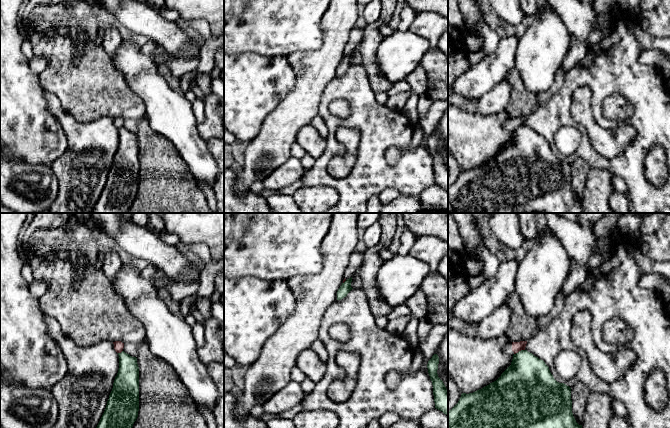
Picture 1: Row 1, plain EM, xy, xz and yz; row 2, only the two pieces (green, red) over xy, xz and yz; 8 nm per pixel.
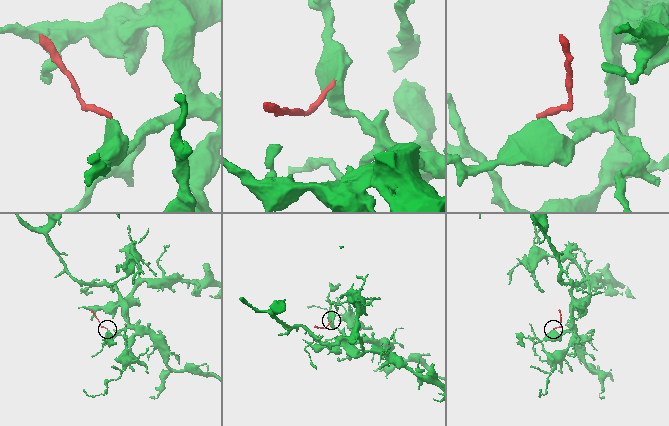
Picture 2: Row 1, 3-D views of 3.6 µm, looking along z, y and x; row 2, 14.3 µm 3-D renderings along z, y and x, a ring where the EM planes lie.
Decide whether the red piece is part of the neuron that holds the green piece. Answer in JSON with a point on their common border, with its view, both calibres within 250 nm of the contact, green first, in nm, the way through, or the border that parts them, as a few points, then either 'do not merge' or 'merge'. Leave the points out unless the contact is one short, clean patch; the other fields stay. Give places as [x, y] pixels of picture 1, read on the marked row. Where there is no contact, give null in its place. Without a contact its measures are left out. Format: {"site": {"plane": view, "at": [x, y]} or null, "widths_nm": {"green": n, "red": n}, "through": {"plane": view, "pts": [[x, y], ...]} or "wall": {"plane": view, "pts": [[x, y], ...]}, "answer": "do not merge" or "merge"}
{"site": {"plane": "yz", "at": [519, 351]}, "widths_nm": {"green": 380, "red": 80}, "wall": {"plane": "yz", "pts": [[524, 349], [514, 354]]}, "answer": "do not merge"}

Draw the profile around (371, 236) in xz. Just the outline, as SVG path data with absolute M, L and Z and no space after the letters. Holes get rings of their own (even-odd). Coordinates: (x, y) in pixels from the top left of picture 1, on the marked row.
M378 222L372 224L365 231L361 233L360 237L367 248L376 246L381 238L381 226Z

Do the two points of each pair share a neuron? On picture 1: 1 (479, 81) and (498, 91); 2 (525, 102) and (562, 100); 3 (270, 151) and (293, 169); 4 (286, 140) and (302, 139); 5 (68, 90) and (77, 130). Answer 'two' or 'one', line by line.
1: two
2: two
3: two
4: two
5: two

